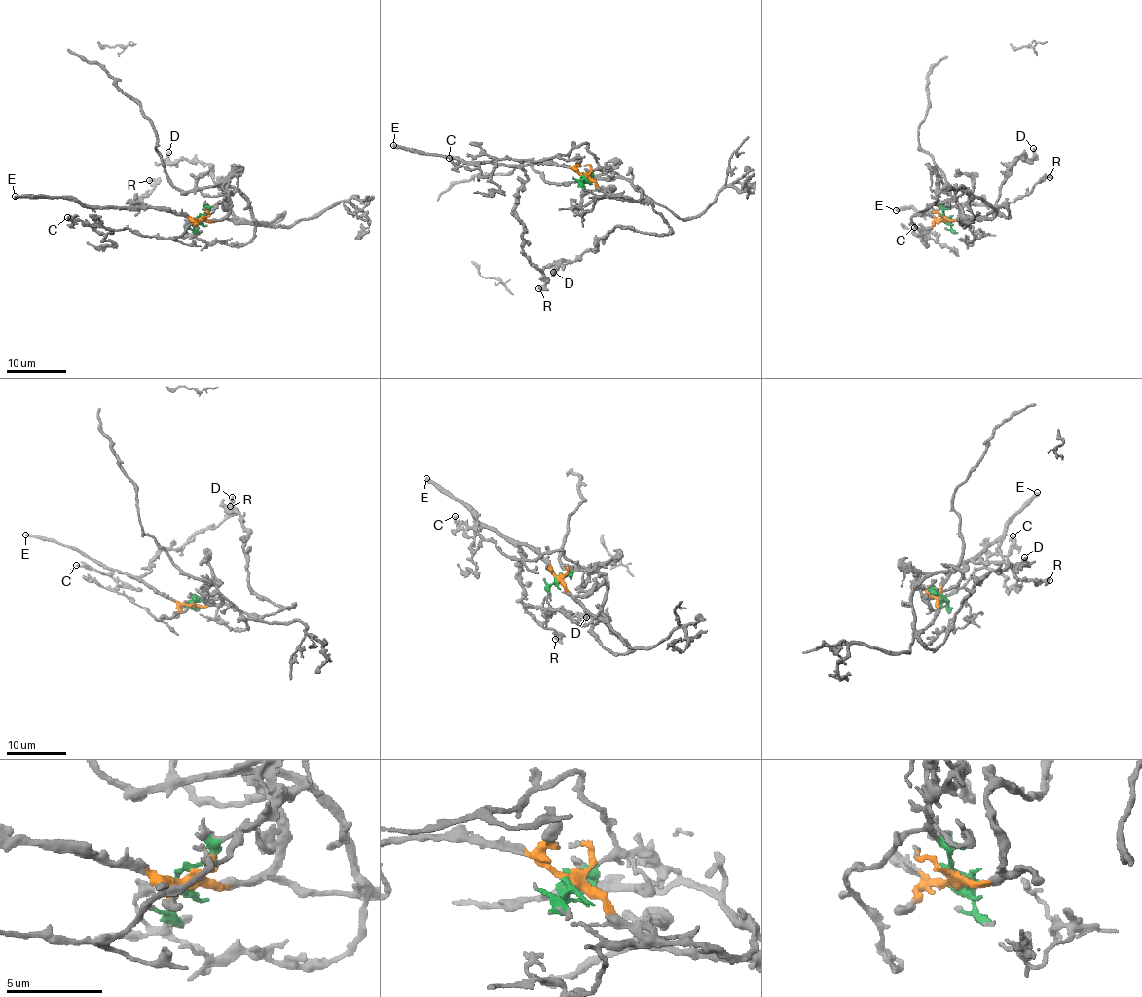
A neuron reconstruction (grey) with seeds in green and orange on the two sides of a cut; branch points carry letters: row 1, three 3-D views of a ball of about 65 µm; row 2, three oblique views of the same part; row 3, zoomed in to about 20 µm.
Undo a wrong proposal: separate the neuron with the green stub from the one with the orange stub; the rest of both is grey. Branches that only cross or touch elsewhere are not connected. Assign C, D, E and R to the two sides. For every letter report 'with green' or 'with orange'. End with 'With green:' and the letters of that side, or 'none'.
C: with green
D: with orange
E: with orange
R: with orange
With green: C

